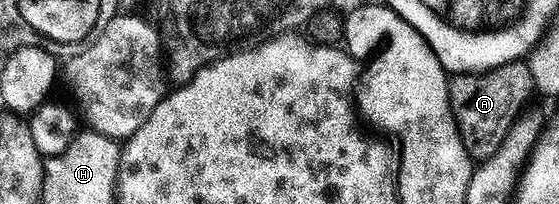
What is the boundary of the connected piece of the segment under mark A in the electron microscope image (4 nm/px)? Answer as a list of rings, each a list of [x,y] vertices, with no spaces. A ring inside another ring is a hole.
[[[526,60],[500,64],[491,70],[479,70],[473,74],[456,74],[449,79],[448,93],[450,96],[450,110],[454,114],[454,122],[458,132],[464,140],[464,148],[470,153],[471,159],[481,160],[492,156],[496,148],[500,148],[500,140],[508,136],[508,128],[512,128],[518,115],[527,107],[530,94],[535,93],[530,63]]]

